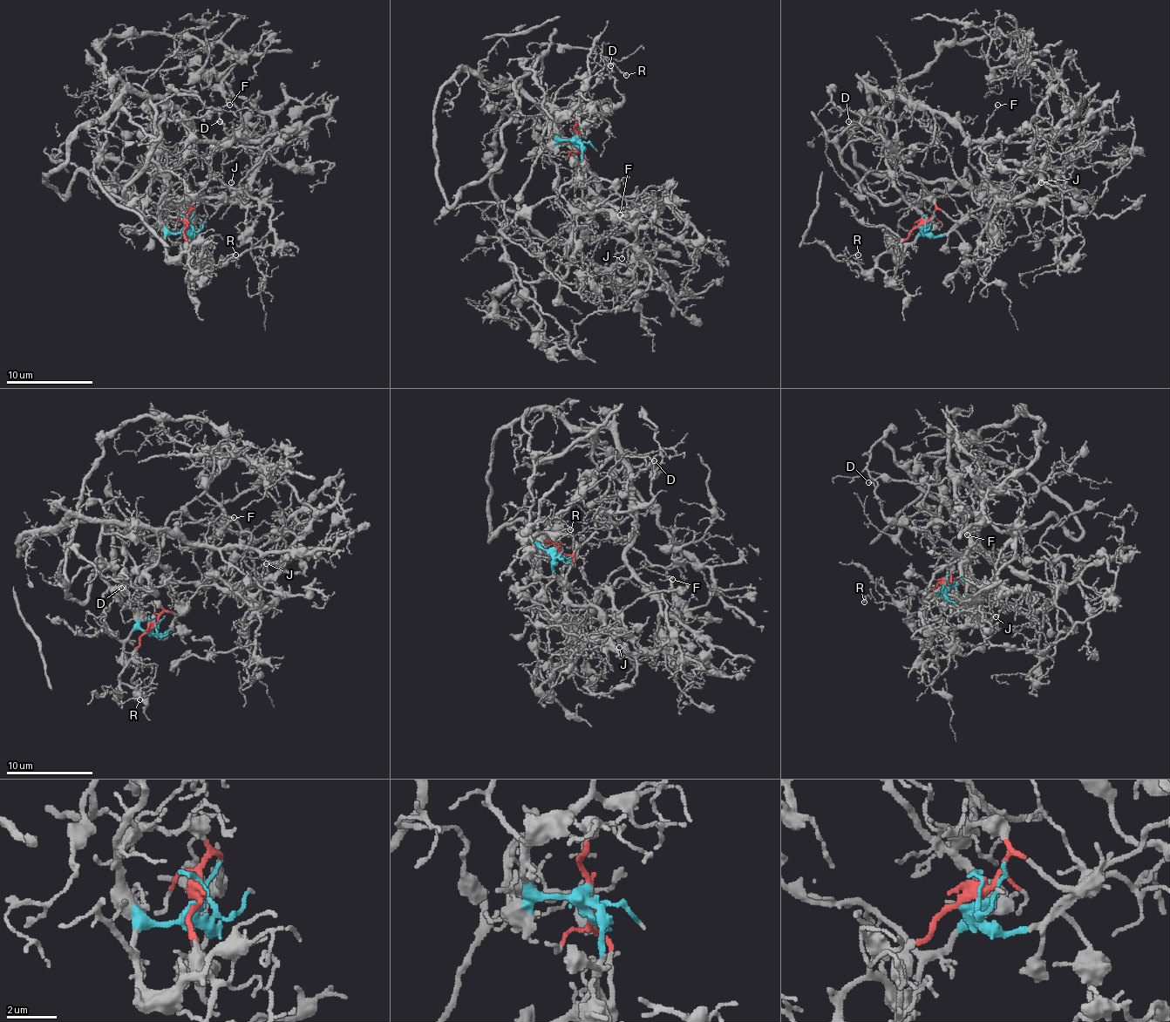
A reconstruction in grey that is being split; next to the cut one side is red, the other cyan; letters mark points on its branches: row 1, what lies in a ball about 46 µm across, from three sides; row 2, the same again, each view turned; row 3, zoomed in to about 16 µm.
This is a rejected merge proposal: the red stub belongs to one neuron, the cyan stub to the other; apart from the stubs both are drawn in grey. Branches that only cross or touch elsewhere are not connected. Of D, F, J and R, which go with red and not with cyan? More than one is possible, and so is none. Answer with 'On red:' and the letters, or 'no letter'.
On red: J

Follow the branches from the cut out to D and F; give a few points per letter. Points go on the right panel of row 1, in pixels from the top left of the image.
D: (924, 225), (924, 234), (895, 186), (880, 112), (920, 101), (935, 116), (933, 140), (904, 158), (847, 120)
F: (924, 225), (924, 234), (924, 218), (895, 186), (880, 112), (891, 101), (921, 101), (974, 140), (997, 105)

